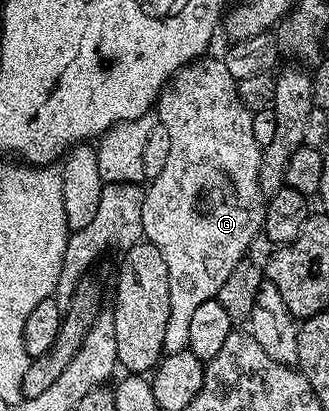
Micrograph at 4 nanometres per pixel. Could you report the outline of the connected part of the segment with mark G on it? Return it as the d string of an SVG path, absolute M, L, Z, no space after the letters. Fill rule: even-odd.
M211 57L196 58L188 66L183 66L179 69L171 77L170 82L164 86L162 94L157 99L158 125L163 126L169 132L169 160L165 160L165 168L161 168L158 176L150 179L149 185L146 187L142 219L144 220L144 239L152 242L161 251L165 256L165 268L169 268L169 324L165 328L165 340L163 341L164 354L172 354L173 352L181 352L187 349L189 324L193 321L193 312L199 305L205 304L205 300L219 297L219 289L221 284L225 284L225 280L229 280L229 272L233 272L233 268L237 268L237 264L244 261L246 254L243 253L250 248L251 241L255 237L257 239L260 237L263 229L265 208L267 207L265 195L259 183L263 151L257 144L257 140L253 140L252 111L246 110L241 104L237 80L231 75L229 68L225 68L222 57Z

